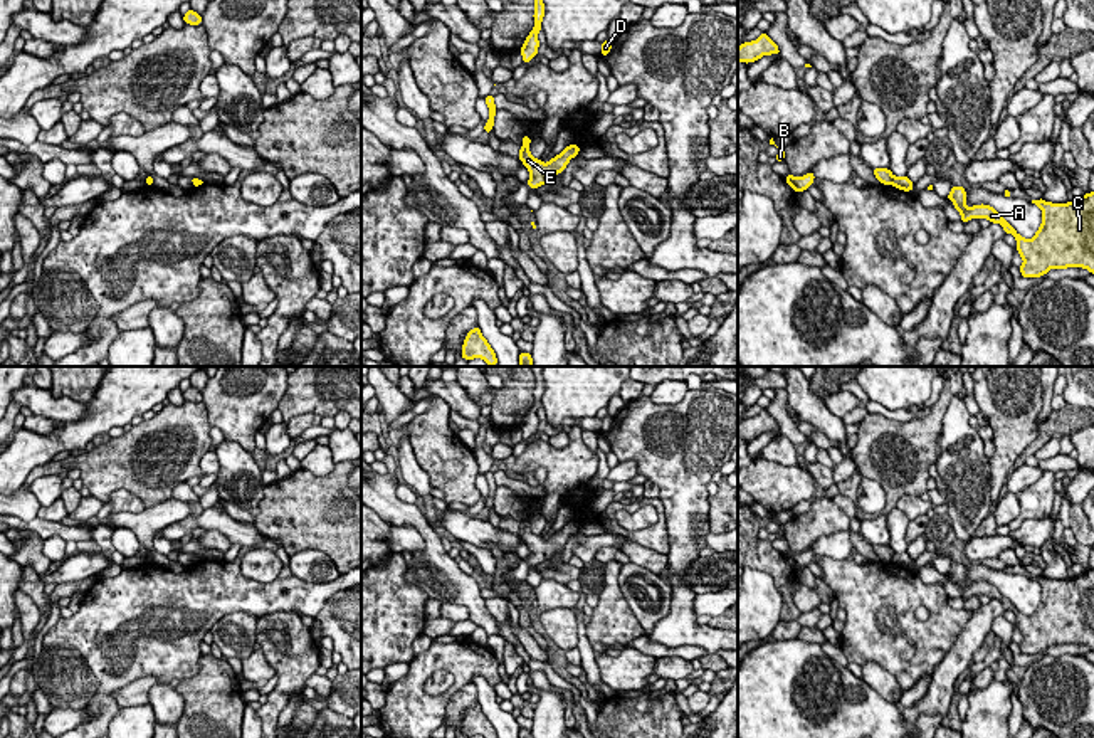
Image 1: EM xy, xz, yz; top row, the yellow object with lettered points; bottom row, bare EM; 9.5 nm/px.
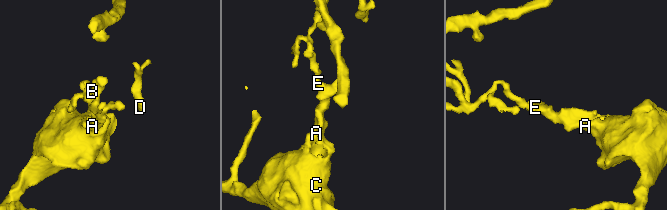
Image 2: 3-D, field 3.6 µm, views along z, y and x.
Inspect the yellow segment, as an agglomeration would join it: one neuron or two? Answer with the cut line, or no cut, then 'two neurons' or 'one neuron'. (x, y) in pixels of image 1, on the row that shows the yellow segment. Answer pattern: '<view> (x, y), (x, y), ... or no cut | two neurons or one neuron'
yz (894, 177), (891, 184) | two neurons

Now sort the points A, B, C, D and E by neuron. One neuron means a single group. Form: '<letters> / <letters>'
A C E / B D

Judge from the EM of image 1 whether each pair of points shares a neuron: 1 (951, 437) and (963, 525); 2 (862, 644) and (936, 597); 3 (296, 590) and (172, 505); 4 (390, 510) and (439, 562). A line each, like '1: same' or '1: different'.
1: same
2: same
3: different
4: same

